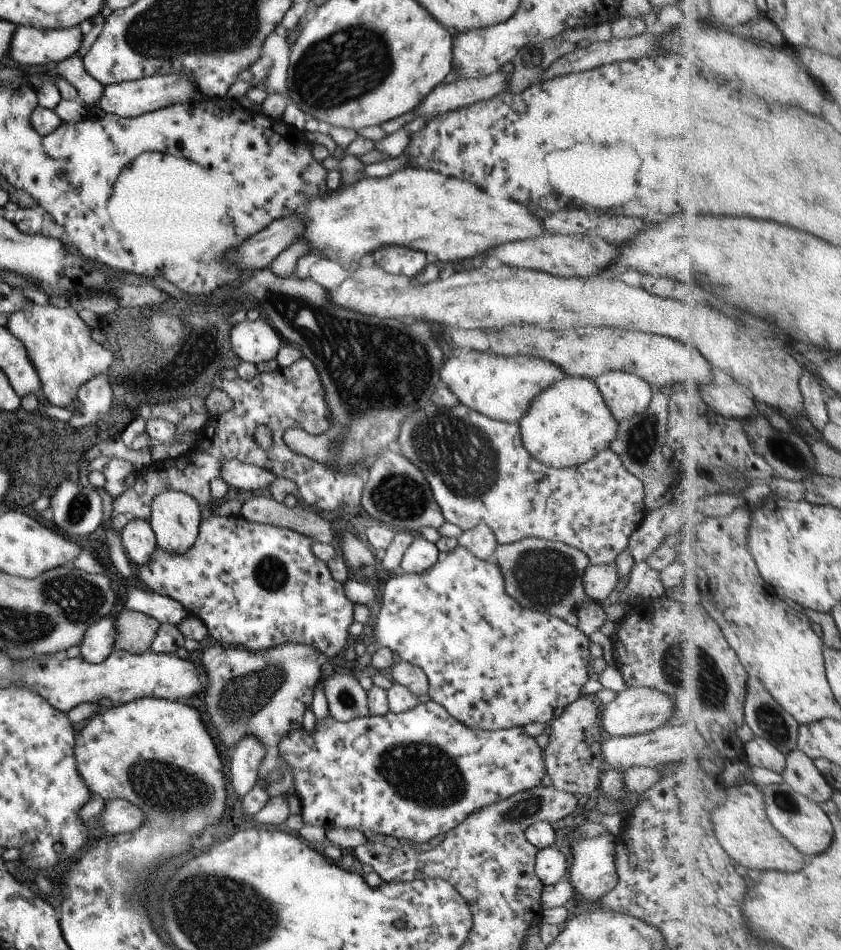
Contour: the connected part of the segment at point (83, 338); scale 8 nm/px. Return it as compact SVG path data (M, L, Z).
M29 303L21 310L8 314L4 327L24 347L46 400L59 407L71 406L71 399L76 396L79 385L105 372L113 360L111 351L91 339L90 330L69 305L57 308Z

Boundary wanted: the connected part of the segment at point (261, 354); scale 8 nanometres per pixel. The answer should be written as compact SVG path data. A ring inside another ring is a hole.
M243 319L230 328L229 349L237 358L251 364L271 360L279 350L280 336L262 319Z

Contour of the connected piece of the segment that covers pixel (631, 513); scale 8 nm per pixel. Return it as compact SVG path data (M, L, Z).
M429 402L403 418L396 441L401 454L422 472L428 482L444 522L455 524L462 531L486 524L499 545L537 537L578 548L594 565L614 562L615 556L626 547L629 535L646 515L641 481L625 470L610 448L574 467L556 469L545 466L525 450L519 429L517 423L487 418L461 403L439 408Z

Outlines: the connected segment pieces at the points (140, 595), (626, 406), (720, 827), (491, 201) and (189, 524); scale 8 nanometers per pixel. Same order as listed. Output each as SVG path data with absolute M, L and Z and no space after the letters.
M127 586L128 592L123 608L142 612L160 623L172 625L177 625L187 616L186 610L176 600L150 590Z
M607 371L593 382L617 422L643 414L654 391L636 374L625 371Z
M744 780L737 787L726 788L726 801L712 811L712 823L725 850L743 866L759 871L794 873L805 868L808 857L770 821L763 786Z
M497 166L493 168L493 178L485 178L485 182L481 182L481 186L477 184L469 184L465 180L457 180L457 178L445 178L437 172L431 172L431 170L418 169L417 167L407 167L405 169L395 171L391 176L387 178L372 178L363 177L355 184L343 188L341 192L327 191L325 195L319 197L310 198L301 207L298 207L293 213L297 215L297 210L301 210L299 214L301 216L307 216L307 226L303 230L303 238L309 240L309 246L315 248L315 250L321 250L323 254L337 254L337 260L339 260L339 266L343 270L357 270L359 268L359 260L363 254L375 250L377 246L389 246L389 244L401 244L401 246L409 246L413 250L421 250L425 254L435 254L435 258L439 262L455 262L455 260L465 260L465 258L471 258L471 256L477 256L477 254L483 254L487 252L489 248L497 246L497 244L505 244L505 242L511 242L511 240L523 240L523 238L535 238L535 236L541 236L543 234L543 226L541 226L541 220L537 220L533 216L533 204L531 208L527 204L519 204L519 202L513 202L513 200L503 200L503 198L495 198L494 186L505 187L505 174L501 174L501 170L497 170Z
M169 488L156 494L150 504L148 521L153 529L157 546L170 553L183 554L195 542L202 509L200 504L186 492Z

